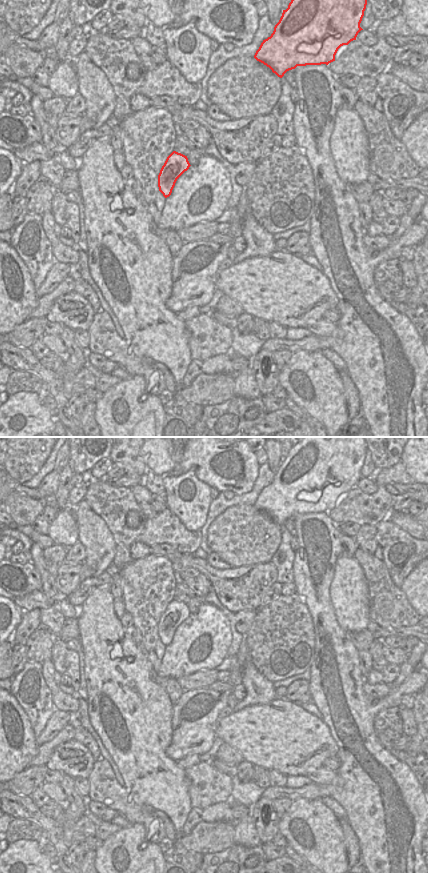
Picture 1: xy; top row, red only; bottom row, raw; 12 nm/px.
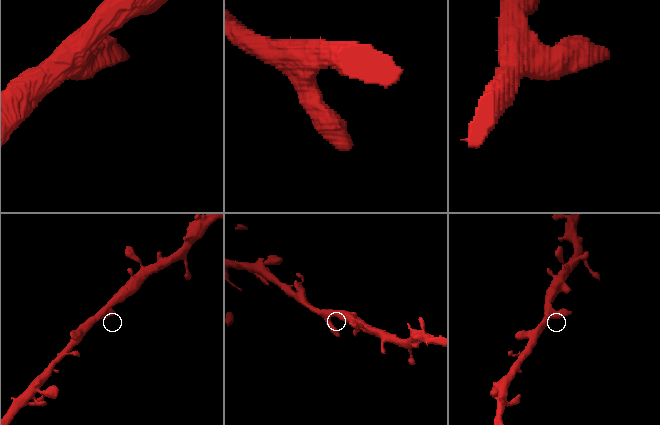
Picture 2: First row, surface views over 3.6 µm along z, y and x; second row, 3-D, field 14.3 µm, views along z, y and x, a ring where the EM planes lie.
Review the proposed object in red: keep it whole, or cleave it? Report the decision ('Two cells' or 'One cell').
One cell

